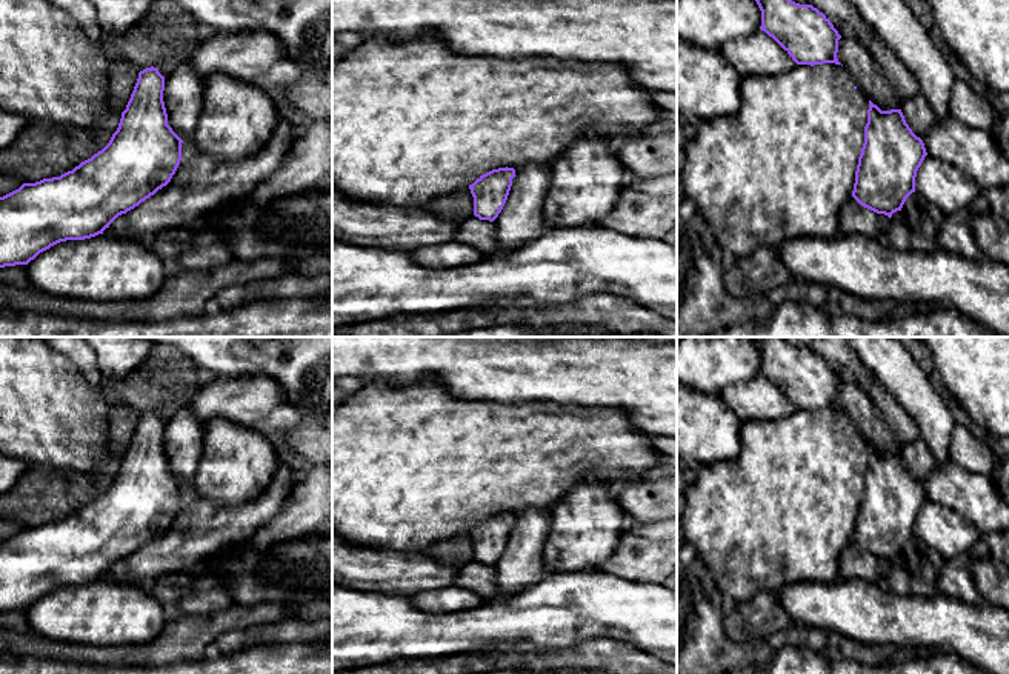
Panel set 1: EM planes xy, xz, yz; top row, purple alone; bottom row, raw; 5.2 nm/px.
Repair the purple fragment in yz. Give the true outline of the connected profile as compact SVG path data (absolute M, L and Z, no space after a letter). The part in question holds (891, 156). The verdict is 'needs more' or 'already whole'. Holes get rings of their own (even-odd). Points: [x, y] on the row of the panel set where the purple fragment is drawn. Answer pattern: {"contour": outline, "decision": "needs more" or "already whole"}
{"contour": "M869 100L852 197L891 219L915 192L917 171L926 155L923 140L912 132L901 109L881 111Z", "decision": "already whole"}

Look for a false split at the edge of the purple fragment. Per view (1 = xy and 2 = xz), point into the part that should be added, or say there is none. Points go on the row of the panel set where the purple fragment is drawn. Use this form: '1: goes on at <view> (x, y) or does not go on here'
1: does not go on here
2: does not go on here

